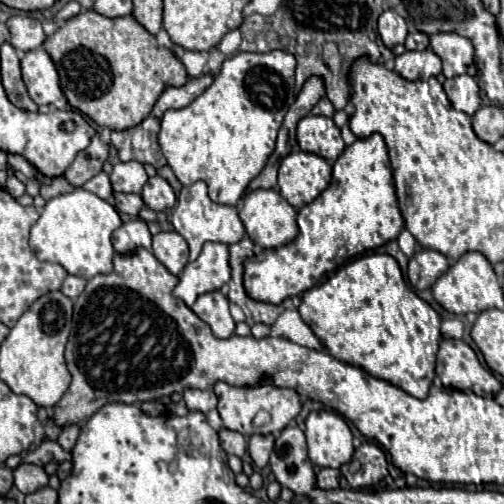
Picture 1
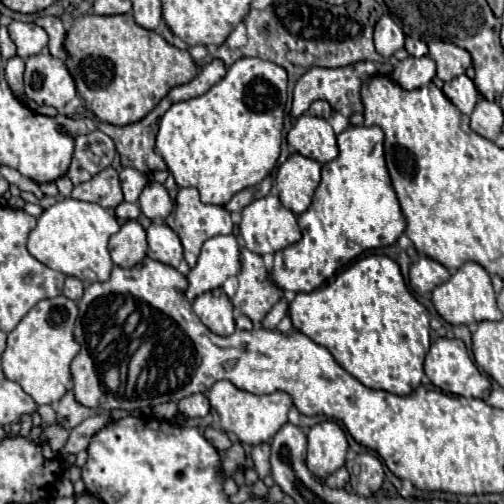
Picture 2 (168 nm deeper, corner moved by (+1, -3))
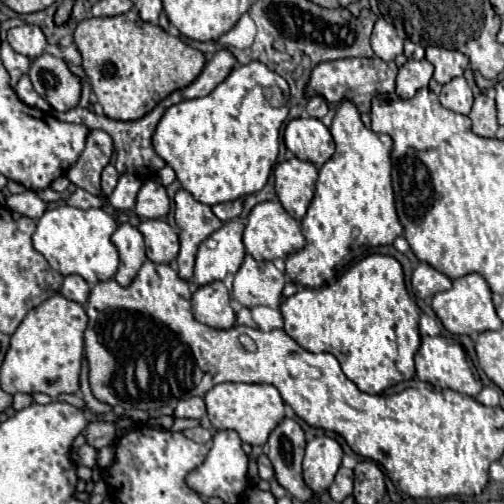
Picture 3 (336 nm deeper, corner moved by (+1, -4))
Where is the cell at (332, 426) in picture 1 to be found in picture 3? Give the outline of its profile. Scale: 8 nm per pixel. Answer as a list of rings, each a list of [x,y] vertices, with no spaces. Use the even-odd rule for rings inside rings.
[[[320,436],[306,444],[304,456],[304,482],[314,492],[314,500],[334,482],[334,476],[340,468],[342,448],[334,438]]]

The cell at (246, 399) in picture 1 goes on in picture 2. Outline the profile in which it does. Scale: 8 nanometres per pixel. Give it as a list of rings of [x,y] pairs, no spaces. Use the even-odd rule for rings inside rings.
[[[216,381],[208,393],[208,399],[214,427],[236,435],[238,441],[250,445],[270,441],[276,431],[288,423],[288,411],[292,409],[292,397],[288,393],[276,391],[272,395],[252,395],[248,391],[236,389],[230,381]]]

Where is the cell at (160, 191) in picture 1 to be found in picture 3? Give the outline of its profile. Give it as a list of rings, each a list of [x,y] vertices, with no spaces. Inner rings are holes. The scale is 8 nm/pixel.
[[[148,180],[142,184],[136,198],[136,214],[140,218],[160,218],[170,210],[170,200],[164,186],[156,180]]]

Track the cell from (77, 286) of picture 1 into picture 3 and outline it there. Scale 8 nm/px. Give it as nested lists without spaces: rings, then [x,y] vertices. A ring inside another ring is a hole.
[[[70,274],[70,276],[64,278],[62,288],[60,288],[60,294],[66,296],[68,300],[74,300],[74,302],[86,306],[86,302],[88,302],[88,294],[90,294],[90,284],[88,284],[82,276],[78,276],[78,274]]]

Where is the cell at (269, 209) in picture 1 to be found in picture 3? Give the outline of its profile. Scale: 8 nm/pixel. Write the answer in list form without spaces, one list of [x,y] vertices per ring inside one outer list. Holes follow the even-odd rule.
[[[270,200],[270,202],[262,202],[256,204],[248,216],[246,222],[246,230],[244,230],[244,246],[248,250],[248,254],[252,254],[252,258],[260,260],[276,260],[276,258],[286,258],[298,250],[302,250],[306,244],[302,228],[298,224],[298,220],[294,220],[278,200]]]

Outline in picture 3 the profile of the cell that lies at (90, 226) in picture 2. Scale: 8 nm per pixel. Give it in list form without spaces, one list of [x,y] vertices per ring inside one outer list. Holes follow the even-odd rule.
[[[60,206],[44,212],[44,216],[36,224],[32,242],[54,270],[64,276],[80,274],[90,286],[94,286],[96,282],[110,280],[118,270],[118,250],[110,240],[114,230],[114,218],[100,208],[80,210],[74,206]]]

